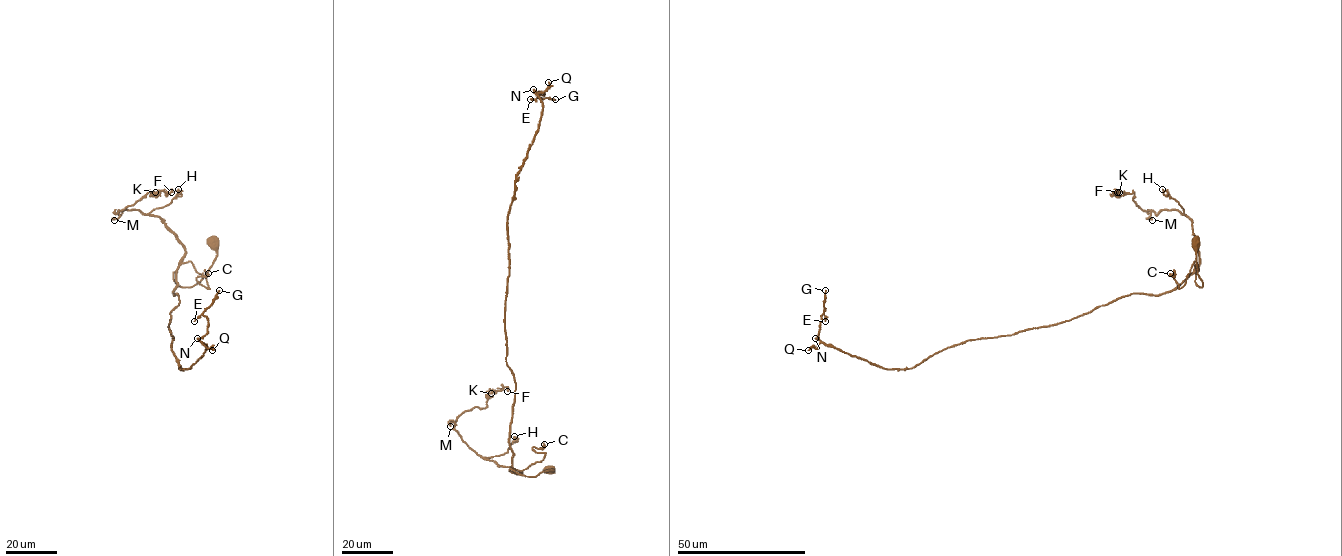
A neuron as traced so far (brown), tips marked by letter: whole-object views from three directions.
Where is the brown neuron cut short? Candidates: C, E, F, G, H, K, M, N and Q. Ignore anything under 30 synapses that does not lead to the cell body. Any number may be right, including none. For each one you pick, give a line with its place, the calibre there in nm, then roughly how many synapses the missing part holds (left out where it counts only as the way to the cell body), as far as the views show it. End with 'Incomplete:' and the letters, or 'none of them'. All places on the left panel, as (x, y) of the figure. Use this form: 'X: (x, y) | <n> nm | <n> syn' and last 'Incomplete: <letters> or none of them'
G: (219, 290) | 240 nm | 140 syn
Incomplete: G

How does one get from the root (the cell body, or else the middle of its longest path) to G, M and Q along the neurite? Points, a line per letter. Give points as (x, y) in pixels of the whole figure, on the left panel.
G: (214, 243), (198, 283), (180, 287), (173, 273), (180, 369), (205, 352), (203, 313), (219, 290)
M: (214, 243), (207, 274), (180, 287), (173, 273), (184, 246), (166, 225), (138, 210), (114, 220)
Q: (214, 243), (198, 283), (180, 287), (173, 273), (169, 323), (180, 369), (202, 342), (212, 350)

